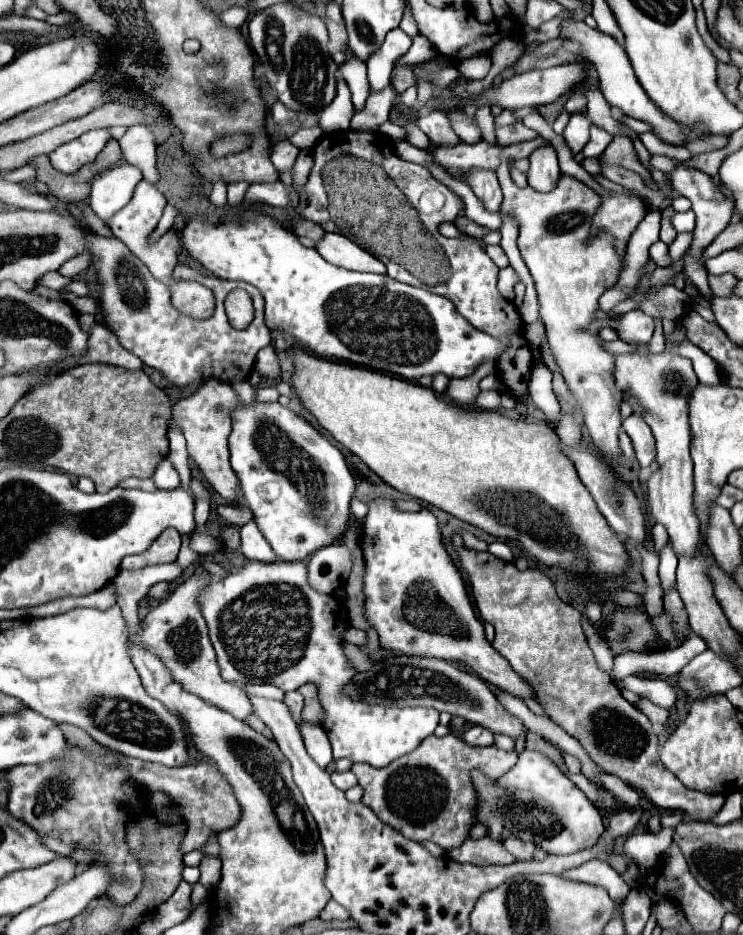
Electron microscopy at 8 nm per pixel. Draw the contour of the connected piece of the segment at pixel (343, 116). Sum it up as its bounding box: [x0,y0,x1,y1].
[319,79,355,133]

